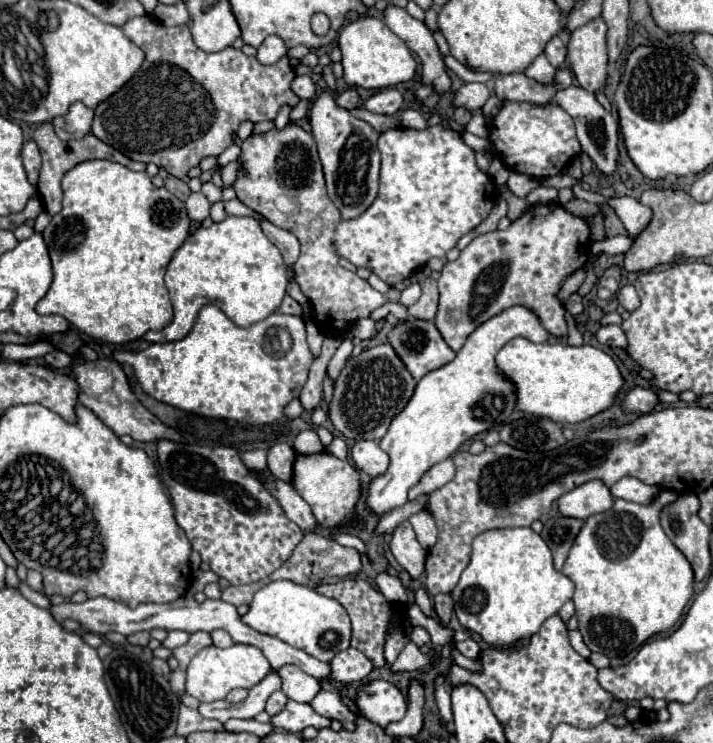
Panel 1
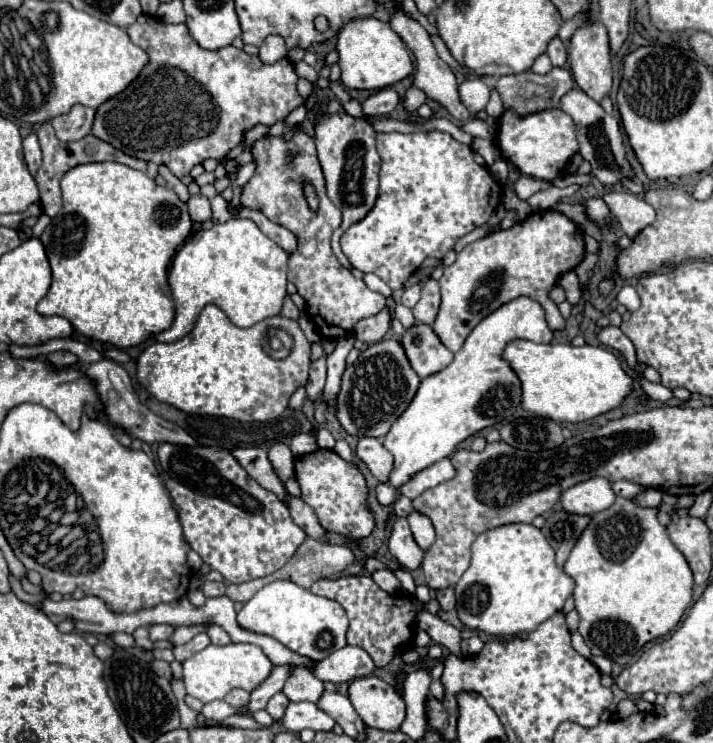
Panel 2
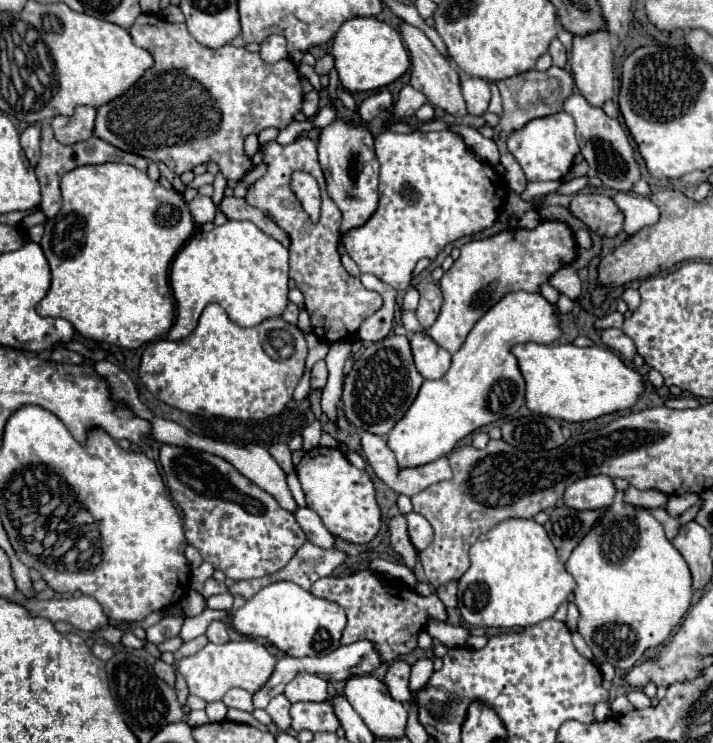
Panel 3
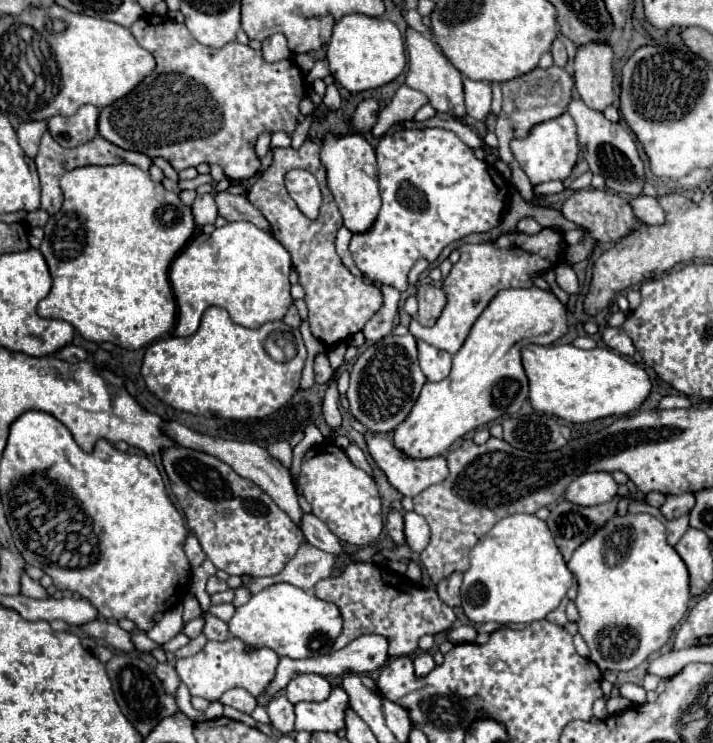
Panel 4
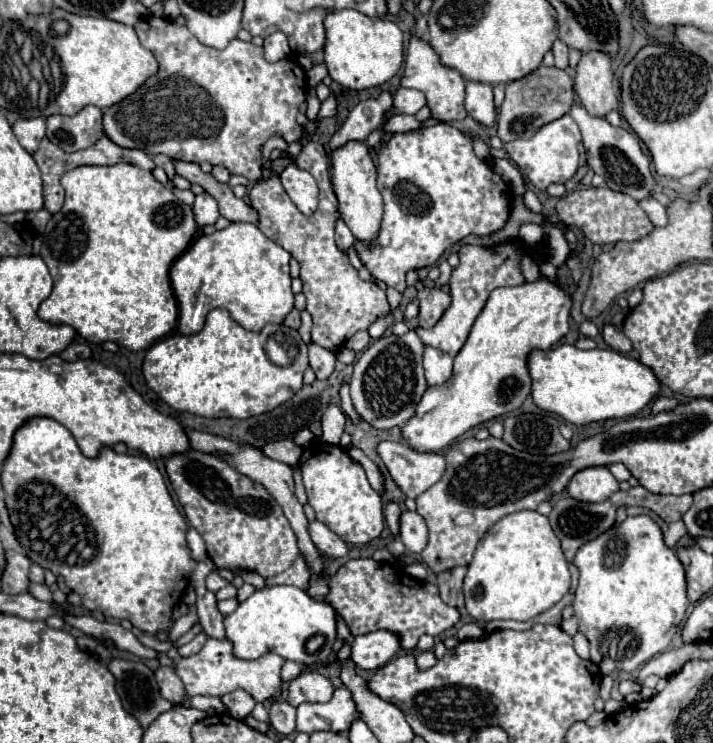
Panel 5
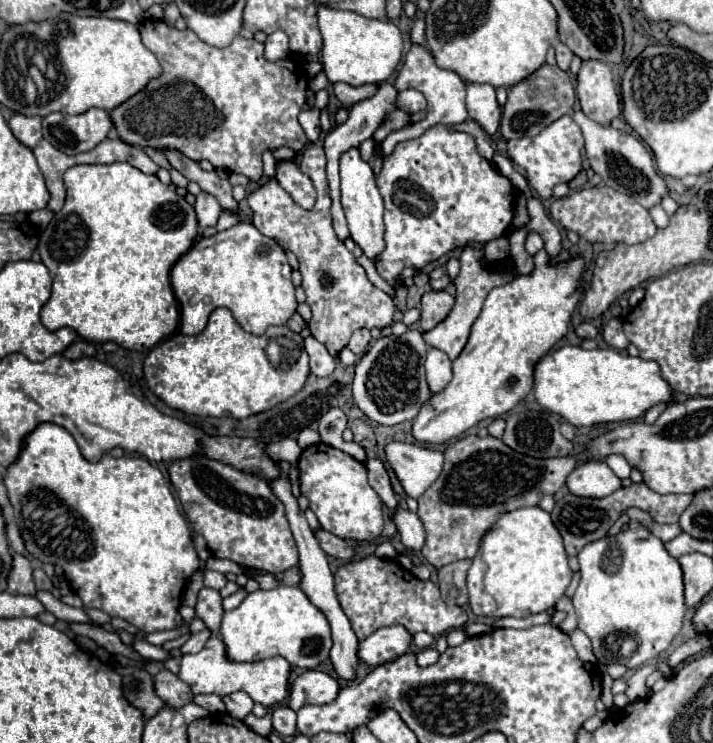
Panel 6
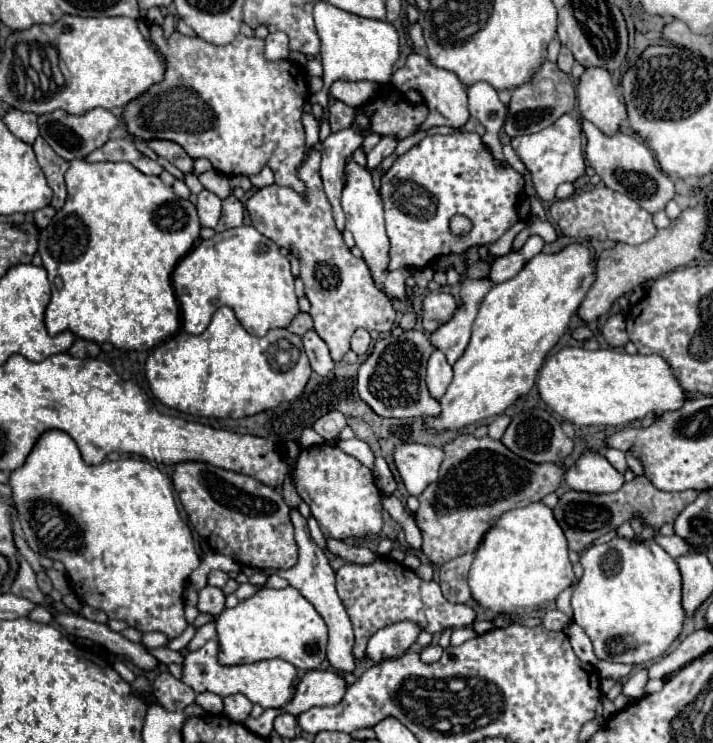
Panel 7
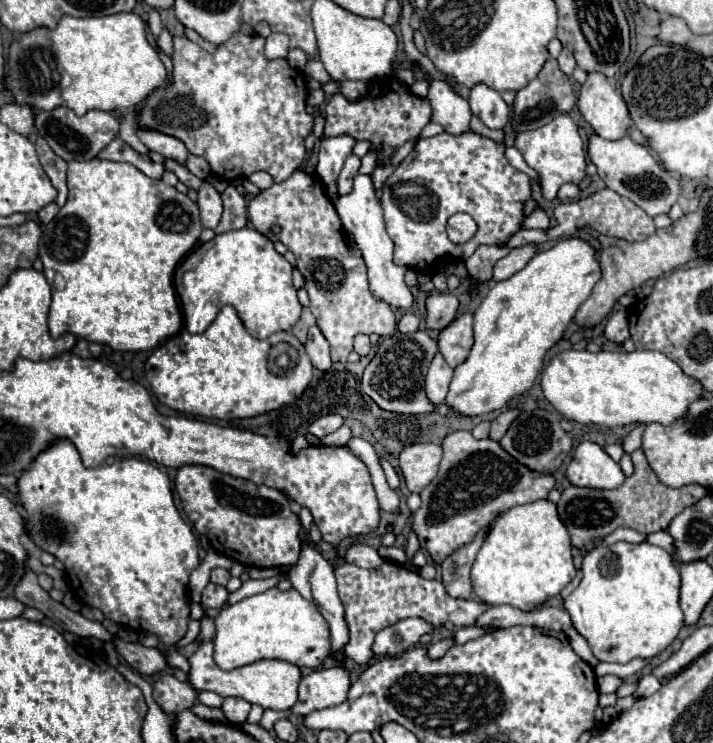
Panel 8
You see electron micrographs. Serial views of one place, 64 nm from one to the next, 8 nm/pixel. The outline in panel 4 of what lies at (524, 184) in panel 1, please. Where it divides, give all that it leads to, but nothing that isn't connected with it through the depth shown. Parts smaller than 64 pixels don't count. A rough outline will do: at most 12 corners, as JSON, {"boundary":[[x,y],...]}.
{"boundary":[[544,182],[534,186],[536,196],[558,194],[562,182]]}

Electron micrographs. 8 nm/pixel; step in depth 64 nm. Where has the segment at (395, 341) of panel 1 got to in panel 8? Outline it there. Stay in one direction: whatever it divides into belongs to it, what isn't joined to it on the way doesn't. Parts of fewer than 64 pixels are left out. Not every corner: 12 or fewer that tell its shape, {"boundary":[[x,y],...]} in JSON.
{"boundary":[[436,354],[426,374],[426,396],[442,404],[452,370]]}

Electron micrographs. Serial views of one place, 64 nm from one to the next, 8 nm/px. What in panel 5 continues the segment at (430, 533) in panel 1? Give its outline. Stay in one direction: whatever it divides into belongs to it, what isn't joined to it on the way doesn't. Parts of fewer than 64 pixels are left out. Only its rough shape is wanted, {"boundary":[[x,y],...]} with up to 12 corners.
{"boundary":[[416,512],[400,518],[400,538],[410,552],[428,544],[428,526]]}

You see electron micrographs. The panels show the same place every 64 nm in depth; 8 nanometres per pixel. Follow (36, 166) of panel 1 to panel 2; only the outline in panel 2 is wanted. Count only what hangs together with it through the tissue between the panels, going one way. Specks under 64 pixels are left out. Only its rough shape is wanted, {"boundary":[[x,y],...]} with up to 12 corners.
{"boundary":[[36,134],[24,138],[24,160],[34,176],[42,164]]}

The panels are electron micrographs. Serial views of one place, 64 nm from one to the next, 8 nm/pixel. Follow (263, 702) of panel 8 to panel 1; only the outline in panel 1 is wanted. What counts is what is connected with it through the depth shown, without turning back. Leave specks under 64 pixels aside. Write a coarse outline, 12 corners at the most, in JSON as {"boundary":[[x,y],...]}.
{"boundary":[[248,644],[200,650],[186,692],[224,700],[256,686],[272,666]]}

